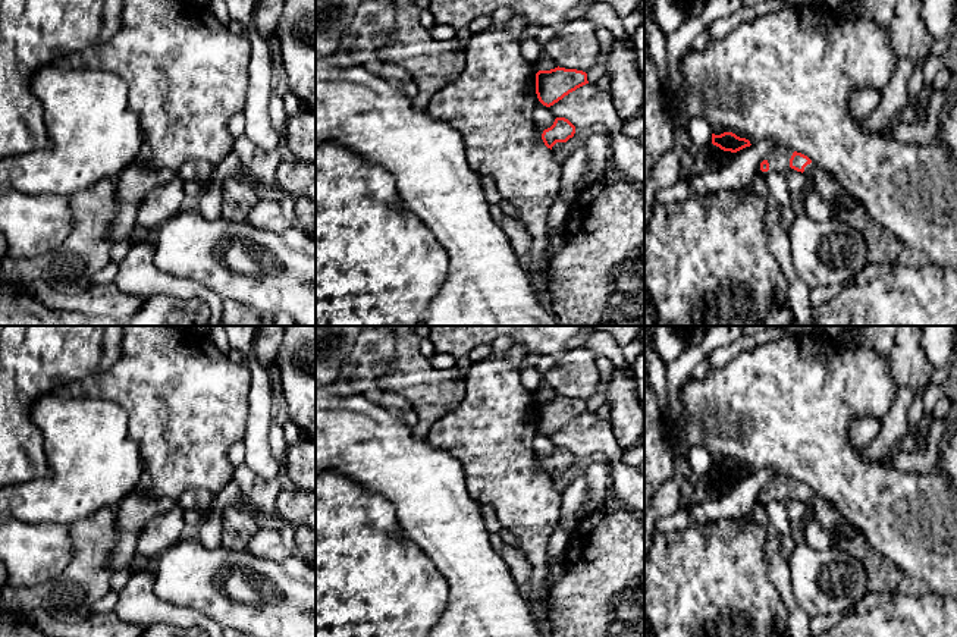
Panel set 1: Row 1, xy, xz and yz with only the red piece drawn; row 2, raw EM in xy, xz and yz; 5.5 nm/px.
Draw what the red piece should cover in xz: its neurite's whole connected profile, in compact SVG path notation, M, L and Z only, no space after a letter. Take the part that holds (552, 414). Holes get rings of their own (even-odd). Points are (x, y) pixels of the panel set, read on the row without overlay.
M555 396L536 402L536 423L539 430L550 436L570 421L589 412L587 402L577 398Z

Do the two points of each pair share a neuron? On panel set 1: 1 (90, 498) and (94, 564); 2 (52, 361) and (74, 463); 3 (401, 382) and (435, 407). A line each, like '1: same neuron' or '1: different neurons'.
1: different neurons
2: different neurons
3: same neuron

